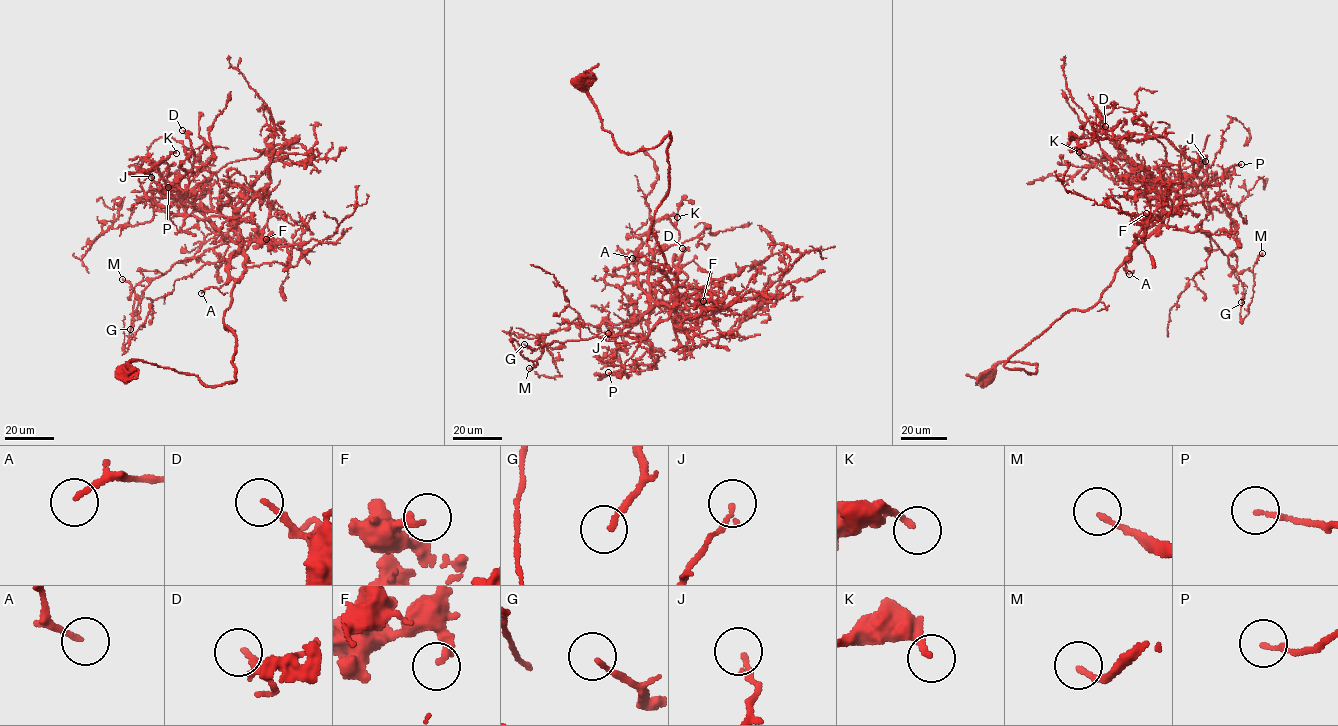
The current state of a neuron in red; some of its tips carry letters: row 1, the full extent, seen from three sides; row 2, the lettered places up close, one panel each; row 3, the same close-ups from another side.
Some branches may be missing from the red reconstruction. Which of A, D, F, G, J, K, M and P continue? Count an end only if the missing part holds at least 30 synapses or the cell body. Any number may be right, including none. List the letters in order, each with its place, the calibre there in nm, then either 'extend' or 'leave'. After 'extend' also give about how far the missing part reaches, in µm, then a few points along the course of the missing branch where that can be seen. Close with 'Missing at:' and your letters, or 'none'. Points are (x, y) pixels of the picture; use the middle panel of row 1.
A: (632, 258) | 180 nm | extend | 50 µm | (632, 258), (598, 264), (579, 259), (564, 260), (559, 258), (548, 243)
D: (682, 248) | 140 nm | leave
F: (703, 301) | 240 nm | leave
G: (524, 344) | 150 nm | leave
J: (608, 333) | 160 nm | leave
K: (677, 217) | 180 nm | leave
M: (529, 368) | 150 nm | leave
P: (608, 372) | 150 nm | leave
Missing at: A

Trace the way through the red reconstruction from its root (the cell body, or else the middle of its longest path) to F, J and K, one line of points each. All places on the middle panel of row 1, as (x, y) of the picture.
F: (580, 81), (623, 151), (655, 148), (670, 132), (670, 186), (650, 231), (675, 277), (675, 304), (703, 301)
J: (580, 81), (620, 150), (672, 138), (650, 231), (678, 298), (616, 324), (606, 317), (608, 333)
K: (580, 81), (620, 150), (672, 138), (650, 231), (678, 298), (651, 306), (648, 231), (677, 217)

